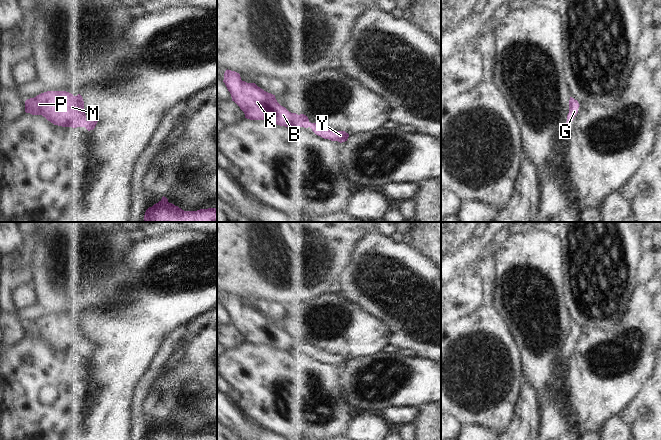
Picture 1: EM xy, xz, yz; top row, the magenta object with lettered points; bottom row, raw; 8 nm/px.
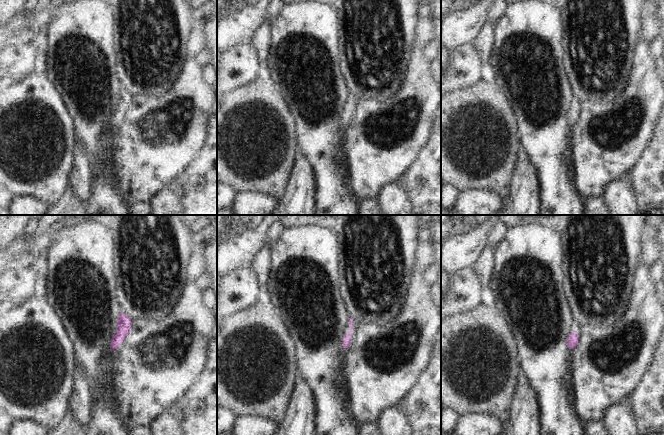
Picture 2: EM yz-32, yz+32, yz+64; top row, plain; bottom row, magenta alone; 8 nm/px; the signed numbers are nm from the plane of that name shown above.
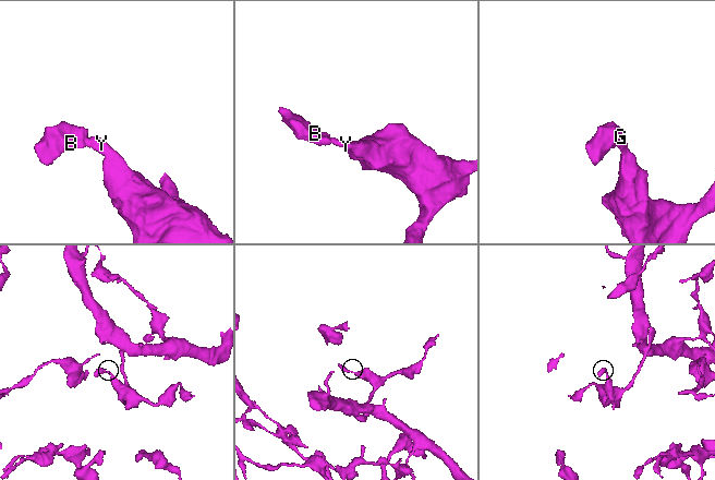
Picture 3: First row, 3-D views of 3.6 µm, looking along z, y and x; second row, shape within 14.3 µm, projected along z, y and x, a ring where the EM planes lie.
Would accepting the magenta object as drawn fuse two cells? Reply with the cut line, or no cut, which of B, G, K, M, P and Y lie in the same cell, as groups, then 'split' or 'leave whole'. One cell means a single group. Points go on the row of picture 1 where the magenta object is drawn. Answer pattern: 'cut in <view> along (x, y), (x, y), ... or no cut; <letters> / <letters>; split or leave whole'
no cut; B G K M P Y; leave whole

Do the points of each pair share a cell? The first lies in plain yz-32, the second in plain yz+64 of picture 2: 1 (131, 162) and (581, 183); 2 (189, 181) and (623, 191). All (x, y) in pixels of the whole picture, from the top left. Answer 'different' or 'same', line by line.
1: same
2: different

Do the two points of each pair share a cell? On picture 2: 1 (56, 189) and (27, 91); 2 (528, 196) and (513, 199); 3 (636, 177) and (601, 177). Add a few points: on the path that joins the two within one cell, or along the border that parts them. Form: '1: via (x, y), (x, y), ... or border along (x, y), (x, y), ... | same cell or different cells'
1: via (42, 165), (36, 155), (35, 115) | same cell
2: border along (518, 190), (518, 202), (516, 204) | different cells
3: border along (641, 156), (626, 175) | different cells

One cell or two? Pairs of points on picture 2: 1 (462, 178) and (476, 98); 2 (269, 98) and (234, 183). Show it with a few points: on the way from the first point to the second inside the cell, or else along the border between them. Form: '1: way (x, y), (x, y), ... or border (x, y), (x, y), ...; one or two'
1: way (491, 173), (509, 152), (511, 133), (504, 119); one
2: way (287, 127), (289, 148), (283, 163), (263, 179); one

